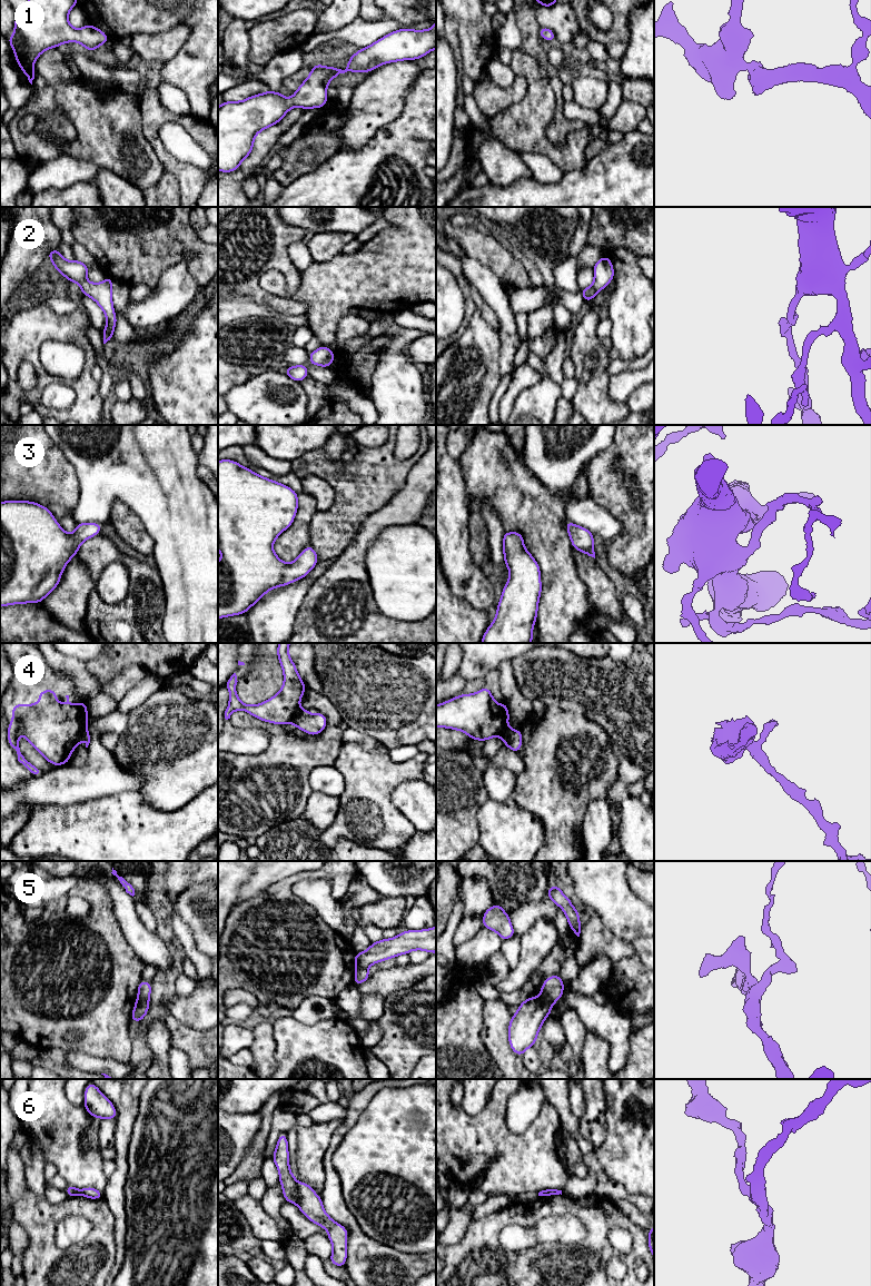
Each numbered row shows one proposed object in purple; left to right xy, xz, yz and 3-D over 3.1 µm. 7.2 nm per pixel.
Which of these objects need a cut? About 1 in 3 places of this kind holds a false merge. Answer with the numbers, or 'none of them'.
4, 5, 6

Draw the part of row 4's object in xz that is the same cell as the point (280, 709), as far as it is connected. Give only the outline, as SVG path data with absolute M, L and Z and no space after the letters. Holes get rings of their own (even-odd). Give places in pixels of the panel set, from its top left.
M278 643L277 656L285 680L281 690L269 700L256 705L245 704L239 700L236 692L238 682L236 673L227 680L225 686L229 690L229 704L225 711L226 720L230 719L236 710L244 710L265 722L280 725L293 722L294 716L299 711L299 702L306 689L288 654L289 645L290 643Z

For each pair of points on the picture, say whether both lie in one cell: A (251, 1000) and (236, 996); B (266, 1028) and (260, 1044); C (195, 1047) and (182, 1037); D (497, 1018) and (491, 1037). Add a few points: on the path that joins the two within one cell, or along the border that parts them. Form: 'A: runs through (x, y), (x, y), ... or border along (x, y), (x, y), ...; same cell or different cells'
A: runs through (248, 998), (239, 996); same cell
B: runs through (264, 1031), (263, 1040); same cell
C: runs through (191, 1045), (186, 1040); same cell
D: runs through (495, 1022), (494, 1032); same cell

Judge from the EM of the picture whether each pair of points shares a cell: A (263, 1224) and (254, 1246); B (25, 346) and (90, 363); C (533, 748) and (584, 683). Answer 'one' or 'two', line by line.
A: two
B: one
C: two

